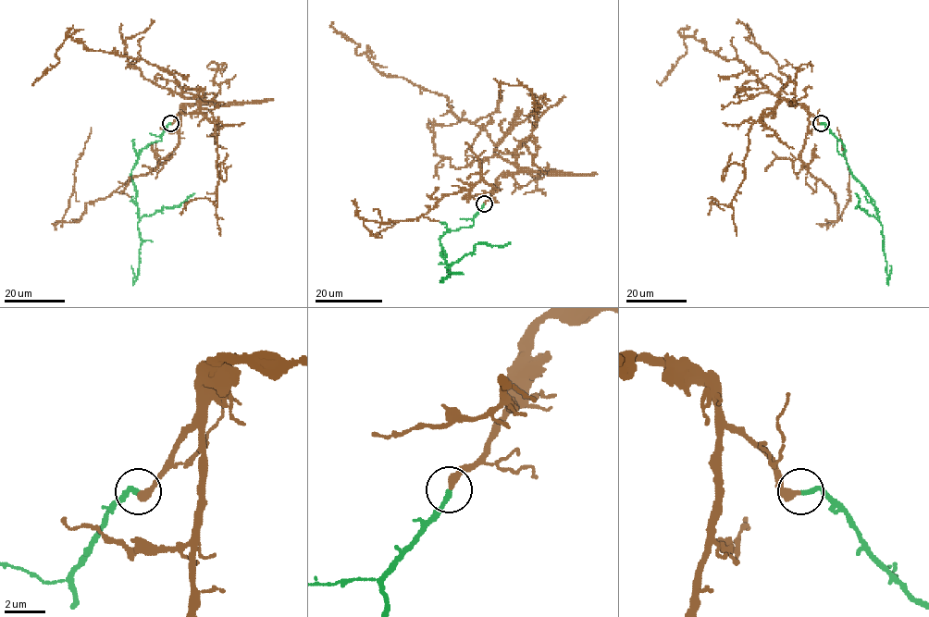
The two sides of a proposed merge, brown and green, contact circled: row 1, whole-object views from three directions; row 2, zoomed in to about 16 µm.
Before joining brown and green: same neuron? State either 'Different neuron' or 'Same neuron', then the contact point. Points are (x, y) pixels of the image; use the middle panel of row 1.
Same neuron. Place: (484, 203)

